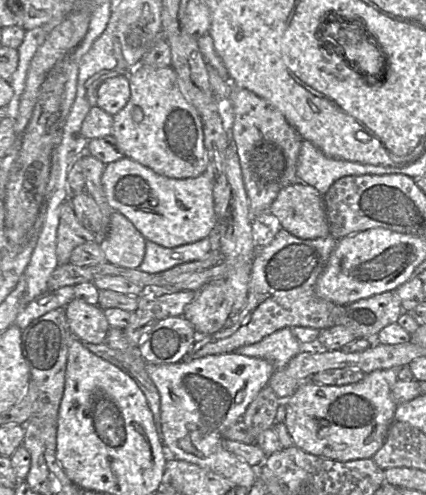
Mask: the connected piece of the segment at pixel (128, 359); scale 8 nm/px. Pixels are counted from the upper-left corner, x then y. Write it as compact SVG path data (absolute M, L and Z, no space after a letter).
M106 342L101 344L83 344L93 354L115 365L135 381L147 399L157 430L160 433L161 410L159 391L149 377L146 371L146 362L139 353L112 349Z

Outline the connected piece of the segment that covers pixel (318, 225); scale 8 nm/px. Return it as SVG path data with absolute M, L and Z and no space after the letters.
M303 182L284 187L270 206L280 227L301 239L317 239L330 234L324 196Z

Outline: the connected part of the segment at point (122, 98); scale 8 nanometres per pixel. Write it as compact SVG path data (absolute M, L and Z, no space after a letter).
M117 76L104 81L98 88L96 105L114 116L130 98L128 76Z

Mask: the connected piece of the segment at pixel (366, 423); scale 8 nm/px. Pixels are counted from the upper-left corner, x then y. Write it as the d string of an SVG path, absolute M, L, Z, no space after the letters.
M401 367L374 370L356 383L336 386L319 385L312 381L300 384L284 401L285 425L294 446L331 460L347 462L371 459L382 447L394 420L396 404L391 390Z

